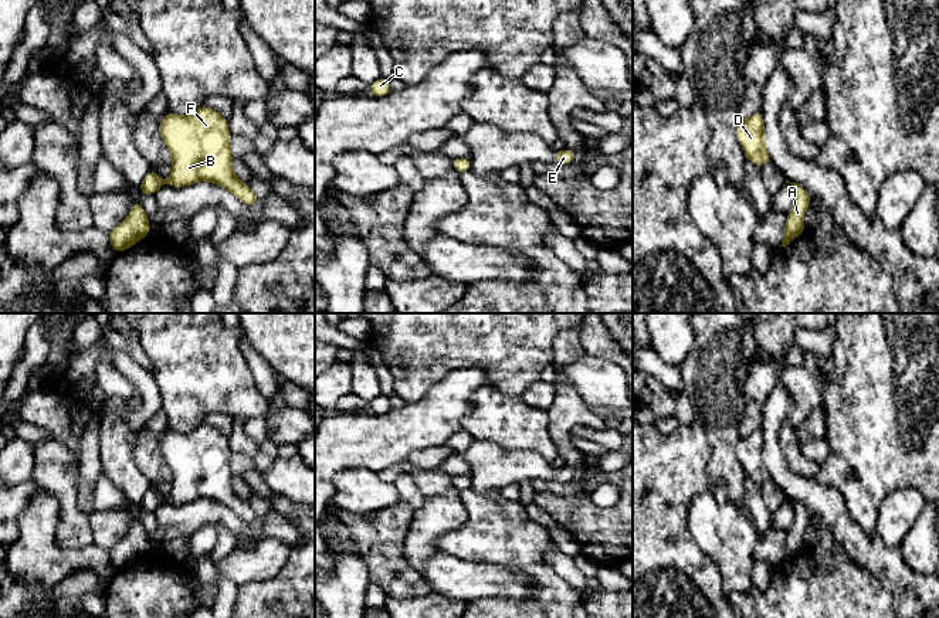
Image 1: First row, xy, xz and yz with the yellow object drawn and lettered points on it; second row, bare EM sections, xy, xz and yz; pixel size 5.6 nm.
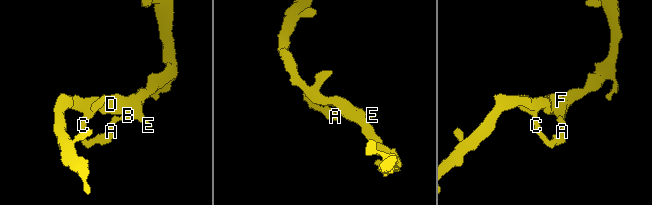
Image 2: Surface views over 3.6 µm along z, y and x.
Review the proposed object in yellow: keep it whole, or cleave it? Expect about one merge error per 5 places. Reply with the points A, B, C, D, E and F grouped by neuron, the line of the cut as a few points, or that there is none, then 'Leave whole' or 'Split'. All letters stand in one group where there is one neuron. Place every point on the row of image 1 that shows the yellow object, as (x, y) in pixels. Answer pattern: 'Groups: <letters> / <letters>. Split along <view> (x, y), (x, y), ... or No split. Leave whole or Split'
Groups: A B C D E F. No split. Leave whole

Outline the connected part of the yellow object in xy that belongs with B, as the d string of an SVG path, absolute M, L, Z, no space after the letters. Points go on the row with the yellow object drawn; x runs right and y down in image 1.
M203 105L189 116L166 112L159 133L172 153L172 174L162 180L153 169L145 176L140 196L153 196L163 184L176 189L210 181L235 194L244 204L255 206L260 198L233 172L228 120Z

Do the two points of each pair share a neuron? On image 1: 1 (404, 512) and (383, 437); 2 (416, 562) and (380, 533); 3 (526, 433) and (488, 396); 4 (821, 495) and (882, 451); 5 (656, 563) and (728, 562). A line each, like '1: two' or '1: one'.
1: two
2: two
3: one
4: two
5: two

